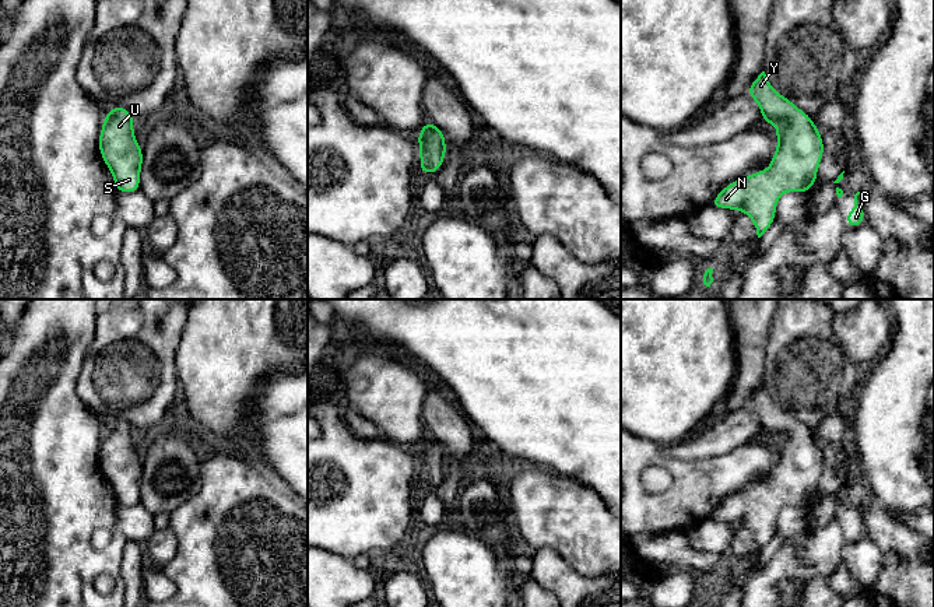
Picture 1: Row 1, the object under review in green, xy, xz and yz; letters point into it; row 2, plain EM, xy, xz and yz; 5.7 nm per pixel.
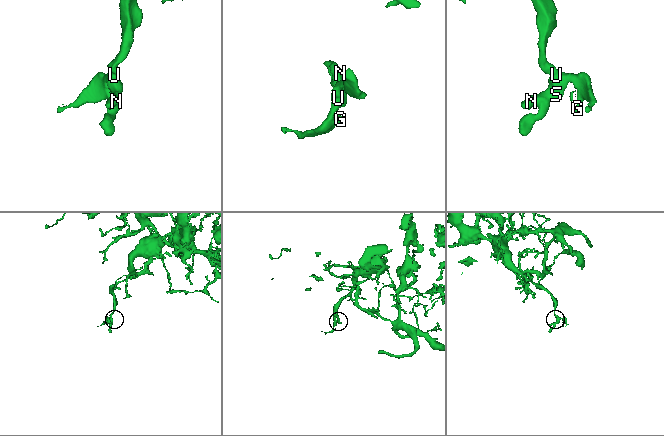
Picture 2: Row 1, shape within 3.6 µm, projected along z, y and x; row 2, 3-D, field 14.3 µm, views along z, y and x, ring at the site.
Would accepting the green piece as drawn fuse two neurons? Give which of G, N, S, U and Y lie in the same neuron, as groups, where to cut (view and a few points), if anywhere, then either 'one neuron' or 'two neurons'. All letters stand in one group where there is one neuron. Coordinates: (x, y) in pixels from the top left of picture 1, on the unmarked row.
G N S U Y | no cut | one neuron

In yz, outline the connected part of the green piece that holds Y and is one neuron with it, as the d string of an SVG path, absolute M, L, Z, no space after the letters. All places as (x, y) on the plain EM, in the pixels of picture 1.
M765 385L747 407L759 418L765 436L777 439L777 460L768 483L728 497L710 519L745 526L761 551L773 537L776 517L783 506L805 506L817 497L825 462L812 432L779 407Z

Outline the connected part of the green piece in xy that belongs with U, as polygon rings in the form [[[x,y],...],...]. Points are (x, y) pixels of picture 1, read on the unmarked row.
[[[113,420],[106,425],[98,453],[99,466],[109,481],[117,505],[140,504],[143,462],[134,443],[134,429],[124,420]]]

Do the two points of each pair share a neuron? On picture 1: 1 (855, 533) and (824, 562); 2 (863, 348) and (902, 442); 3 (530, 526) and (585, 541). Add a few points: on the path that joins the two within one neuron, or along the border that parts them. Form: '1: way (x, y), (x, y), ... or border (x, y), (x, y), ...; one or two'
1: way (845, 534), (827, 553); one
2: border (892, 334), (888, 348), (874, 361); two
3: way (544, 526), (571, 527); one

